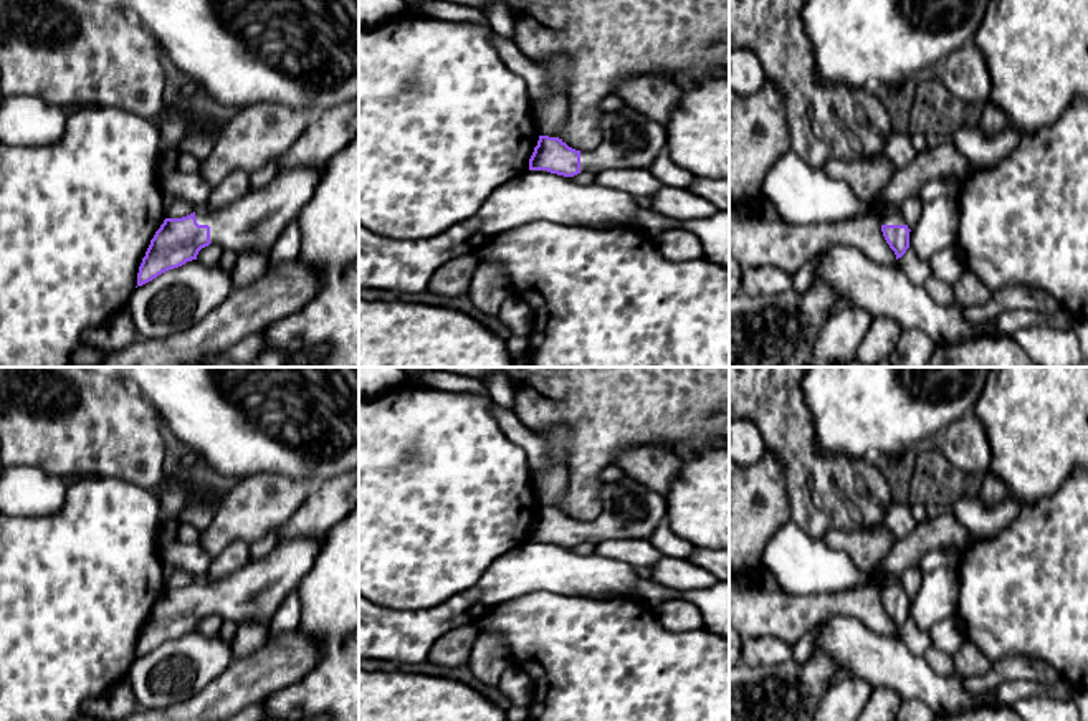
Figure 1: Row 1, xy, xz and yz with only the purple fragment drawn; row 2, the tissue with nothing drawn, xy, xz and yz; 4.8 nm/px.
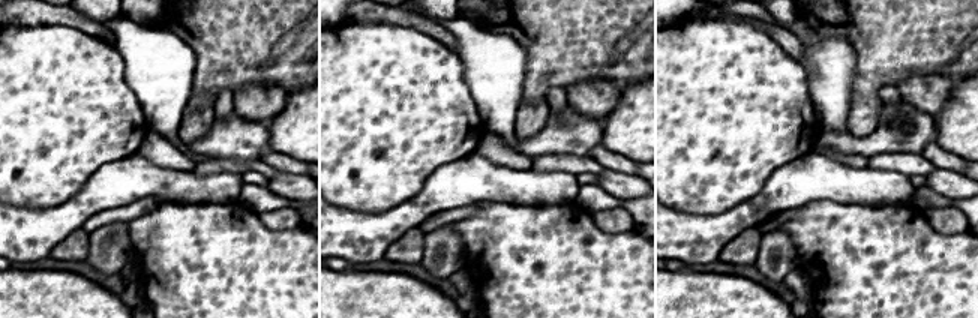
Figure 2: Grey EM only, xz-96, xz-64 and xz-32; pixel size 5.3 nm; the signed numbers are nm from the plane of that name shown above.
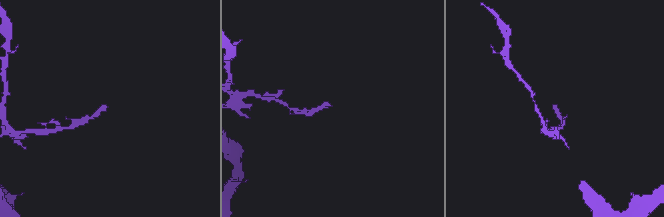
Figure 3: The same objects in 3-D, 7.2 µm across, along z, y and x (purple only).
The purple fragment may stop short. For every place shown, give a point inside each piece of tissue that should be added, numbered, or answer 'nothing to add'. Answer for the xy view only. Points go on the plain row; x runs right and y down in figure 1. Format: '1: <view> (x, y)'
1: xy (257, 591)

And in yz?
1: yz (892, 587)

